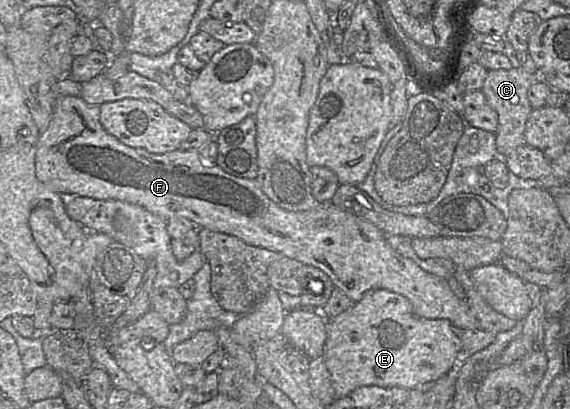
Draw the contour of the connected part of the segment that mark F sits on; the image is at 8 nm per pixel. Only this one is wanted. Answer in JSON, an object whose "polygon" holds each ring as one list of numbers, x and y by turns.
{"polygon":[[82,96,56,99,50,123,37,142,35,172,40,182,60,195,120,200,142,206,166,221,173,217,184,217,191,220,197,229,232,235,247,245,265,248,316,267,325,272,335,288,344,292,352,302,358,302,370,290,386,289,406,297,419,317,446,319,457,330,479,329,479,322,454,277,446,280,430,274,412,259,400,255,387,241,387,236,391,235,383,234,372,222,344,211,331,202,301,212,282,209,261,190,256,179,230,175,217,164,206,165,201,160,199,149,177,149,165,154,154,154,142,148,129,147,104,129,100,122,100,106,89,105]]}

